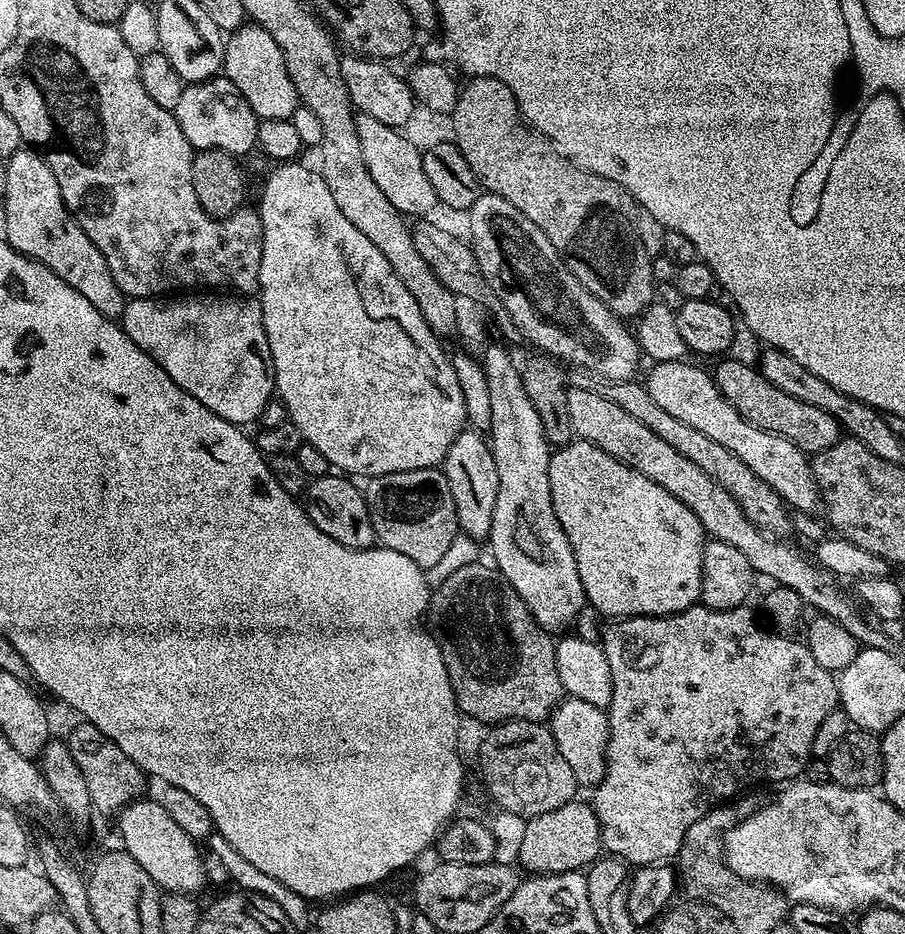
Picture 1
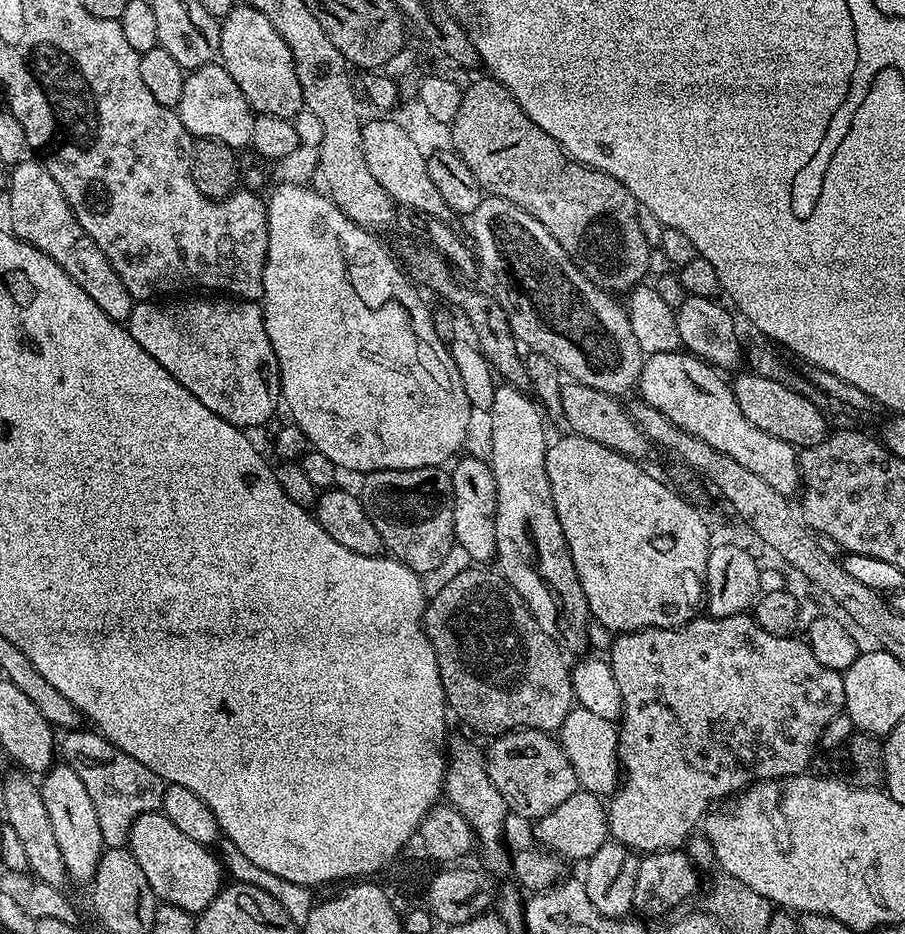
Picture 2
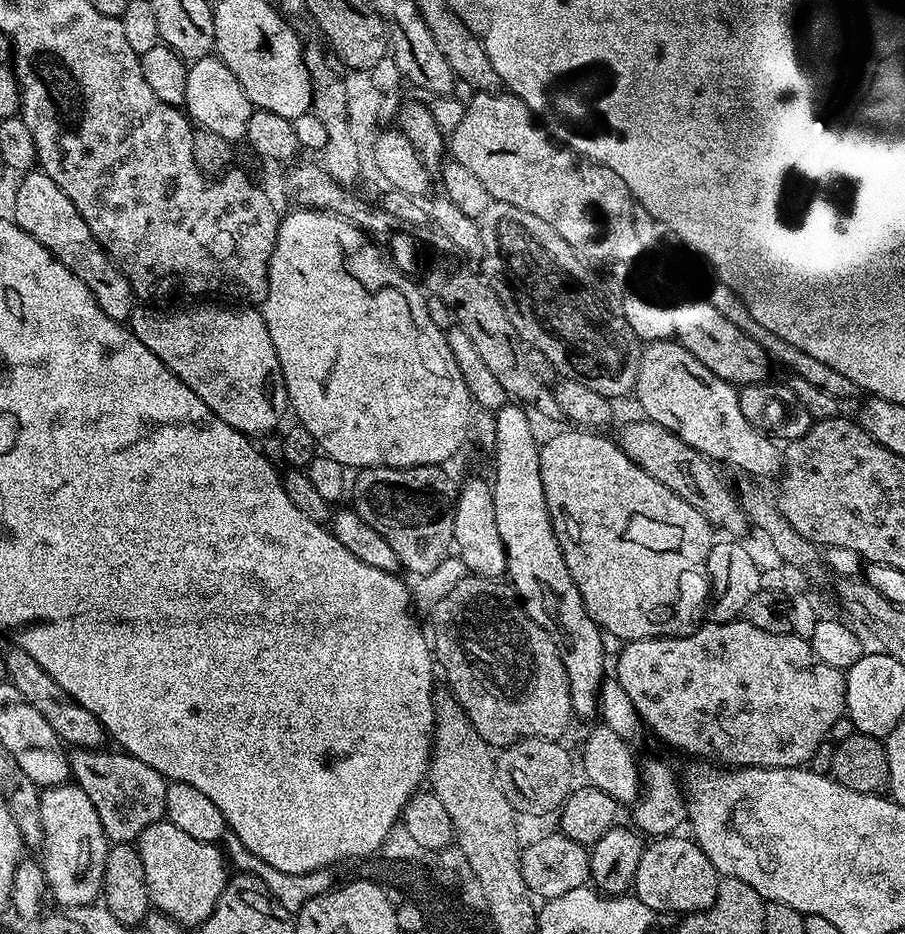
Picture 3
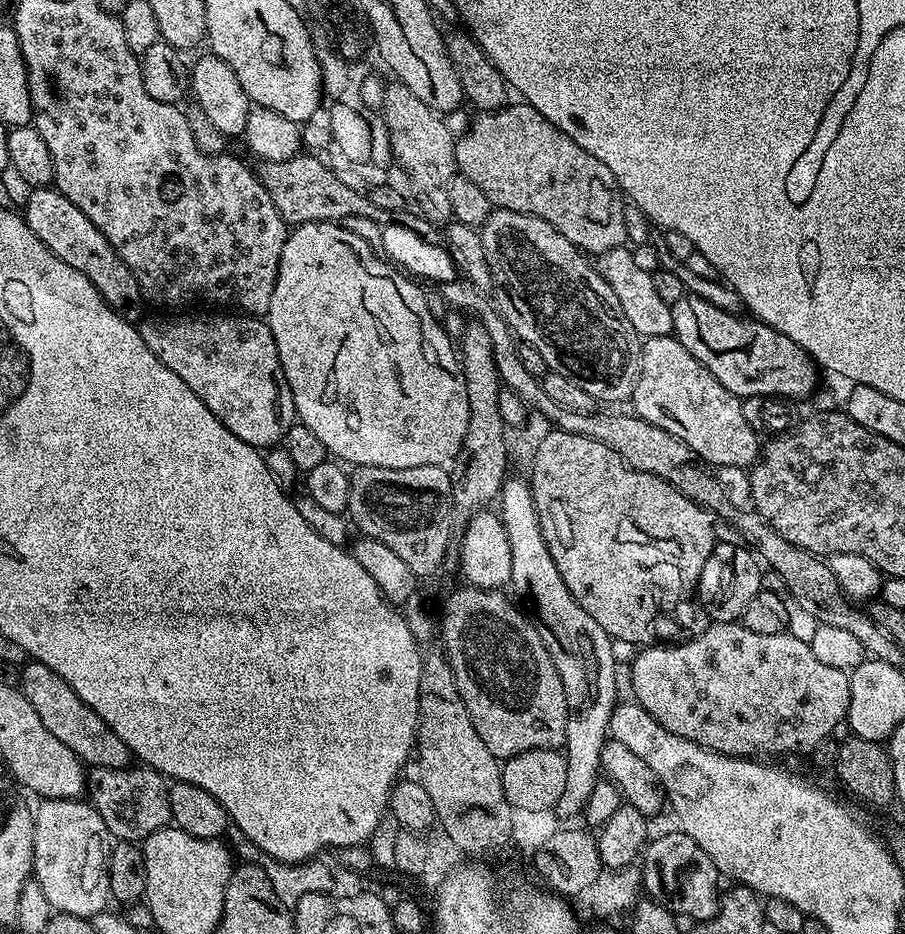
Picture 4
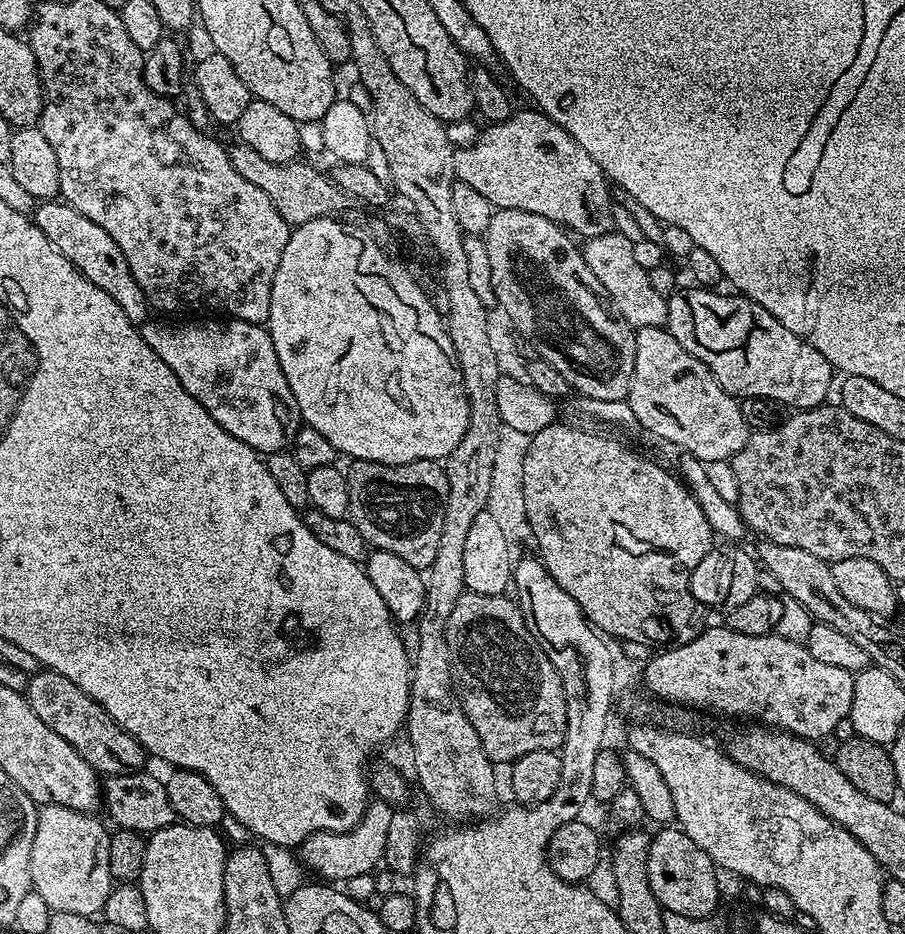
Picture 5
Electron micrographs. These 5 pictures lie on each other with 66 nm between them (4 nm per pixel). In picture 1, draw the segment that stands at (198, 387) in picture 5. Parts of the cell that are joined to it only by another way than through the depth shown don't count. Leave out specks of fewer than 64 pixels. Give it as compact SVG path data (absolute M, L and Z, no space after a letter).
M184 294L181 300L176 298L153 298L141 296L132 298L124 305L122 327L124 333L182 390L186 390L202 406L214 410L218 418L231 424L248 426L251 420L256 420L264 412L268 399L273 399L276 391L276 379L272 373L272 355L270 342L264 329L264 315L259 299L249 298L244 294Z

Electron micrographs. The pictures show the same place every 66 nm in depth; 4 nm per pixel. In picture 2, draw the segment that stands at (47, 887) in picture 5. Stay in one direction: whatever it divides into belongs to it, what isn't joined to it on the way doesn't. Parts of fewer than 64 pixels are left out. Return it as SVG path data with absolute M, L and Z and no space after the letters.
M63 762L53 763L39 781L42 802L46 802L46 814L50 814L50 826L54 826L54 838L58 838L58 850L62 852L62 862L66 862L69 881L74 885L87 885L94 878L100 854L104 851L102 830L98 830L98 814L94 814L94 802L90 802L90 794L86 794L86 785L70 766Z

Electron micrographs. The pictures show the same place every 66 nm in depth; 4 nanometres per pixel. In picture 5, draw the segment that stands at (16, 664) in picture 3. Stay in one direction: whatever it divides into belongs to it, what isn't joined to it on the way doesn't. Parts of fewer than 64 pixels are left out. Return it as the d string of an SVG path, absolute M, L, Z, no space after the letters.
M39 670L29 675L26 695L34 714L38 714L38 718L42 718L42 722L58 734L58 738L66 738L66 742L70 742L70 746L74 746L74 750L90 762L96 773L105 777L120 776L123 772L145 767L144 747L129 732L122 730L122 726L118 726L118 722L114 722L114 718L110 718L110 714L106 714L104 707L94 702L94 698L78 690L70 678L51 670Z

